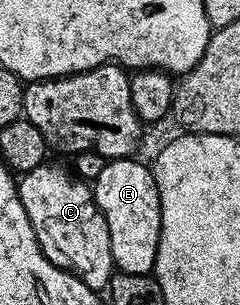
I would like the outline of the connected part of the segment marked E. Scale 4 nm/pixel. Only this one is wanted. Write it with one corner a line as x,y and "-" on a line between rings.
130,157
107,160
104,171
92,182
92,190
108,223
115,270
132,275
153,274
162,230
162,208
151,166

